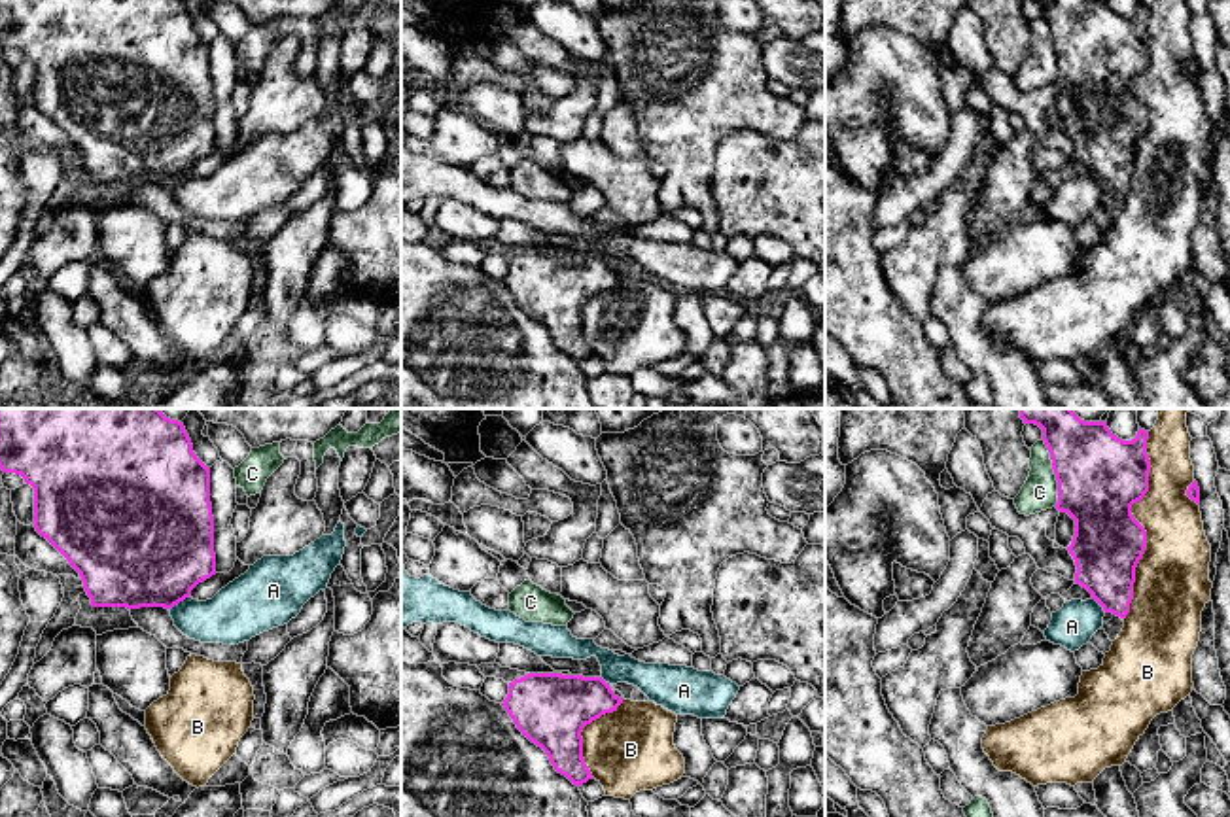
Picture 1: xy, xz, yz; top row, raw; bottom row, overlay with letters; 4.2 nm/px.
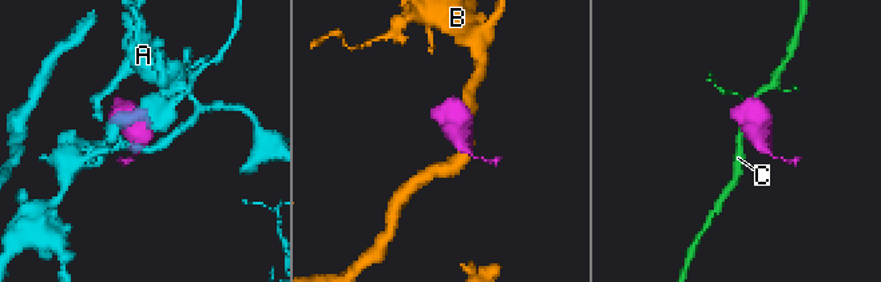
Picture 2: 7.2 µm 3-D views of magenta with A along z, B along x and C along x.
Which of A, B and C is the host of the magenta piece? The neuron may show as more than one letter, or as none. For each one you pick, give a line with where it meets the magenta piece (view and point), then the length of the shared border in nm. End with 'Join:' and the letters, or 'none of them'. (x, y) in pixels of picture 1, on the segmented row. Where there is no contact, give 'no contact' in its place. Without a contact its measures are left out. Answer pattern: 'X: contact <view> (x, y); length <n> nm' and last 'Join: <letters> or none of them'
Join: none of them

